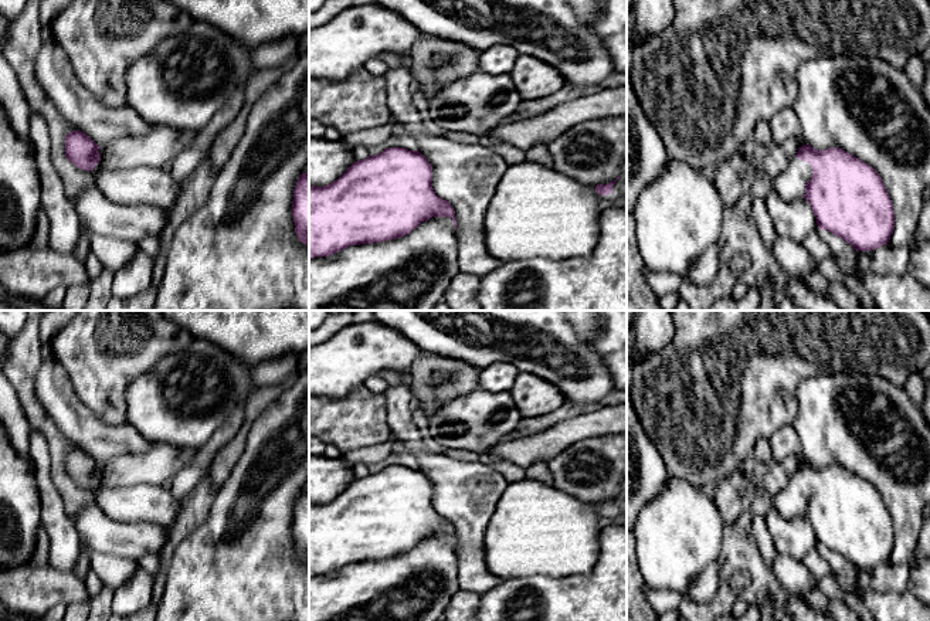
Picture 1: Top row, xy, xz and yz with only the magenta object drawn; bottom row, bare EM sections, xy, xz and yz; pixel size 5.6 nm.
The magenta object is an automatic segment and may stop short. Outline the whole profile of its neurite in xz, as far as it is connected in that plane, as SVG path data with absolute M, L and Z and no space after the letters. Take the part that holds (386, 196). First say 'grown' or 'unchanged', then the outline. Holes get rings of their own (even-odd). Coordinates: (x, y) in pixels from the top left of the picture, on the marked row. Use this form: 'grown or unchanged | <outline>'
unchanged | M387 147L379 155L354 162L330 184L309 186L309 258L329 257L350 245L401 238L432 217L451 217L456 230L451 203L438 197L432 189L431 163L418 150Z

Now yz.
grown | M802 145L773 184L785 201L805 198L819 230L845 240L858 252L886 245L893 234L893 204L882 177L870 164L839 147L818 150L811 145Z

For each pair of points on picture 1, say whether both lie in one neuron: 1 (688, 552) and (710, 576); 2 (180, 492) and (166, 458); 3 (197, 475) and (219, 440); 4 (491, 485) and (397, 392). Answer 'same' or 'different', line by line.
1: different
2: different
3: same
4: same

